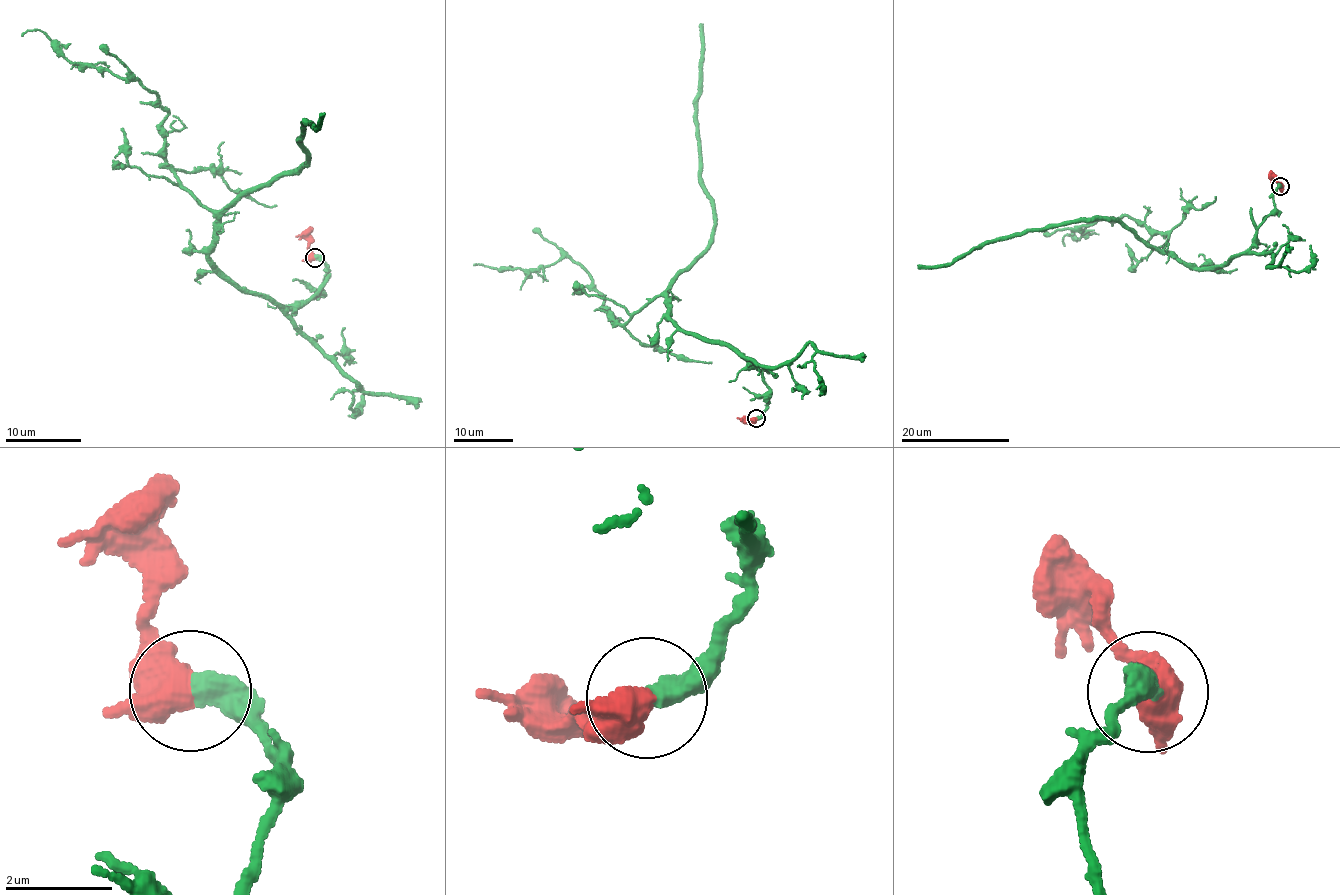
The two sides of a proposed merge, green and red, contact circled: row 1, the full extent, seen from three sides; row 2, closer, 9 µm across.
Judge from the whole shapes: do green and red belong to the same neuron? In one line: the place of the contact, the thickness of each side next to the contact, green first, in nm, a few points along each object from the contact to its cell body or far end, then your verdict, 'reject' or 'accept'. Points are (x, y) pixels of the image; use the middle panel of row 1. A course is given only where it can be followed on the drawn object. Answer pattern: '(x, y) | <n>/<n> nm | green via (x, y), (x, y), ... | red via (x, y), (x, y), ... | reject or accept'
(756, 418) | 480/500 nm | green via (756, 418), (770, 391), (760, 372), (670, 318), (667, 298), (714, 225), (695, 117), (701, 23) | red via (756, 418), (751, 421), (737, 418) | accept

